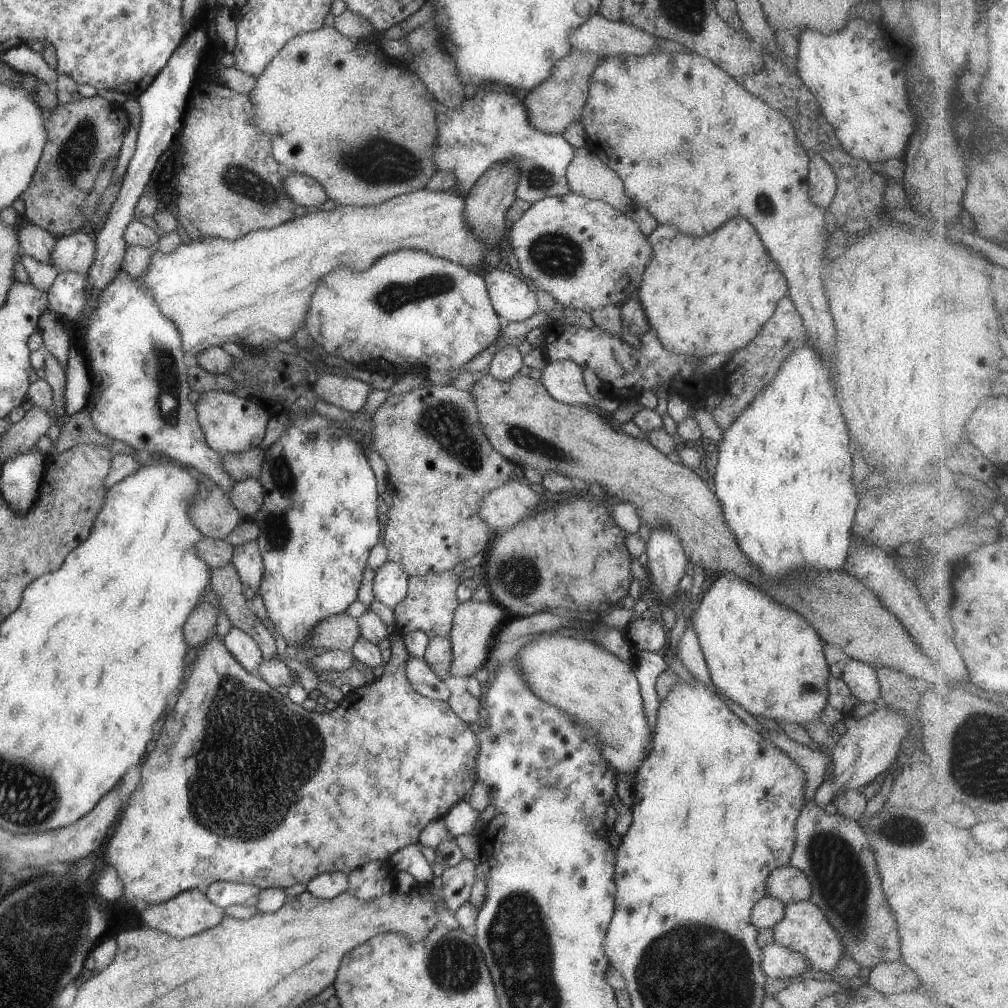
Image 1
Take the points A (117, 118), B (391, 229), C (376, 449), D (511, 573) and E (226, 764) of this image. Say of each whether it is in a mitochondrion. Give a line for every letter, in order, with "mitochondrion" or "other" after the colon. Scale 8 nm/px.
A: mitochondrion
B: other
C: other
D: mitochondrion
E: mitochondrion

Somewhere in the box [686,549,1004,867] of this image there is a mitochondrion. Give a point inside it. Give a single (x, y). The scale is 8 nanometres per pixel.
(899, 831)

